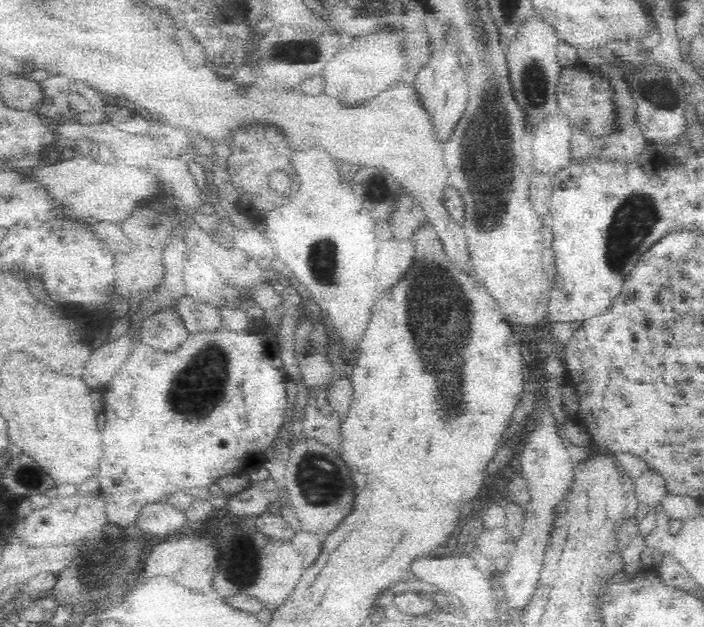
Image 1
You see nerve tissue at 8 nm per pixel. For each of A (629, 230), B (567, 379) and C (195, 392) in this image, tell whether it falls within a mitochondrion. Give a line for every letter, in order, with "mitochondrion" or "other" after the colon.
A: mitochondrion
B: other
C: mitochondrion

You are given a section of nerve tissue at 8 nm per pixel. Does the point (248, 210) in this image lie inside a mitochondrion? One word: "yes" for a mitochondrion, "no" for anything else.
no

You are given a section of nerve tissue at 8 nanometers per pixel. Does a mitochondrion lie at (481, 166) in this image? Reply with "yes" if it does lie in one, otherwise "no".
yes

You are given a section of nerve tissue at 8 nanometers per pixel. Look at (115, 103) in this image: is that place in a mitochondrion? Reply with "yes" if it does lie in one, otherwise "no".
no

